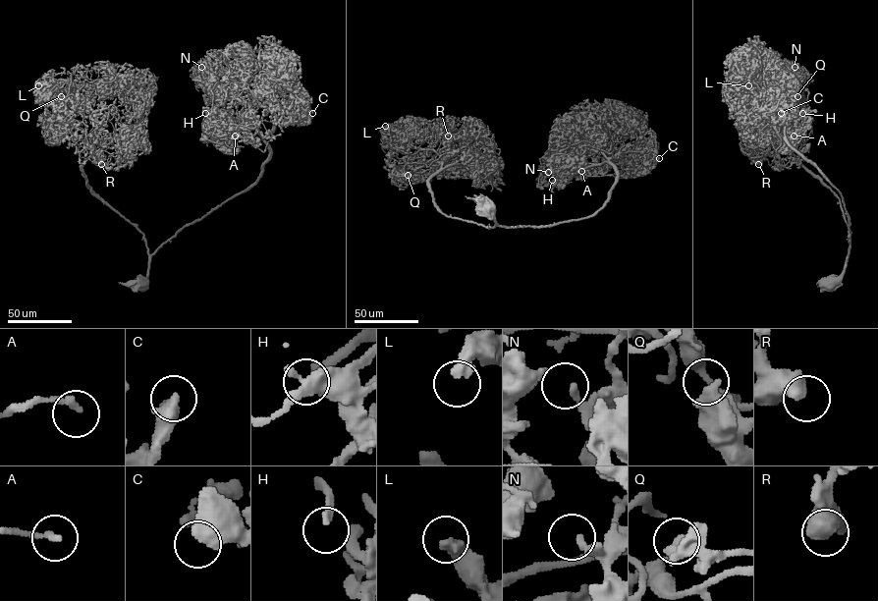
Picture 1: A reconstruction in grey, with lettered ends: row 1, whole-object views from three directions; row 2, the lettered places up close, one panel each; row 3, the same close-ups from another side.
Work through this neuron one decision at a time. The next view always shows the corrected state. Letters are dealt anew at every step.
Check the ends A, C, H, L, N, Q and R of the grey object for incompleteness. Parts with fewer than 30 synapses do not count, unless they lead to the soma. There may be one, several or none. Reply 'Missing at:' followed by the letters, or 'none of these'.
Missing at: none of these

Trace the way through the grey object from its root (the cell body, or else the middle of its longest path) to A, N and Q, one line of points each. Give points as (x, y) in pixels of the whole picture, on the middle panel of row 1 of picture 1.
A: (489, 209), (507, 226), (591, 217), (617, 171), (602, 162), (571, 173), (581, 171)
N: (489, 209), (507, 226), (587, 218), (604, 204), (617, 176), (608, 162), (566, 175), (564, 167), (548, 172)
Q: (489, 209), (494, 226), (446, 216), (435, 206), (431, 191), (429, 180), (441, 167), (432, 159), (408, 175)

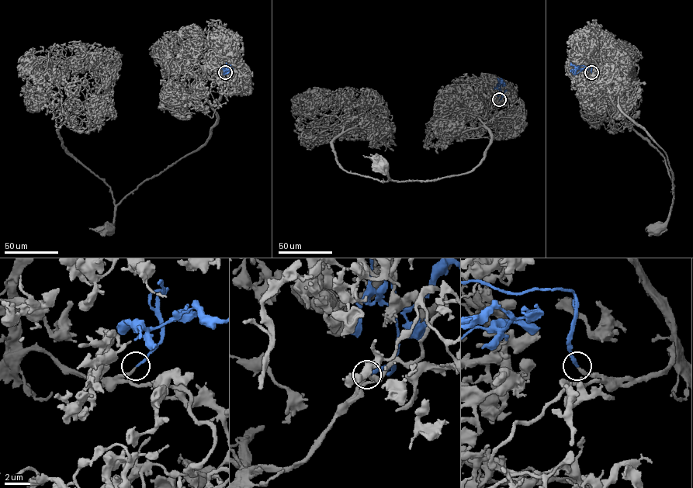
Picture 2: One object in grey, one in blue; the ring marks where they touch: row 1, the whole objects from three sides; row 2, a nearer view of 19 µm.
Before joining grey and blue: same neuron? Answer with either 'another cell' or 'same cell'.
same cell

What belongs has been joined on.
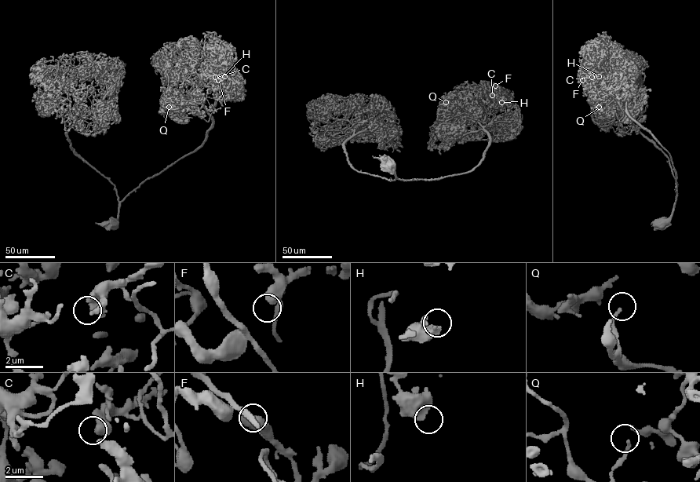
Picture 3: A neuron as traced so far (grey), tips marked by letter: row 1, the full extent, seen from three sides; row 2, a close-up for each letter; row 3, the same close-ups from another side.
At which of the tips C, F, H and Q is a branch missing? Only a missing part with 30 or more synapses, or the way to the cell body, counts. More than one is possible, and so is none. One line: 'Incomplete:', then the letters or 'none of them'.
Incomplete: Q

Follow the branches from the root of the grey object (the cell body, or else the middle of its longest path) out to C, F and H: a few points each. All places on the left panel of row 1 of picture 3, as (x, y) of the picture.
C: (114, 225), (126, 196), (202, 143), (213, 118), (202, 103), (209, 82), (219, 81), (222, 74), (215, 77)
F: (114, 225), (126, 196), (202, 143), (213, 118), (202, 103), (209, 82), (219, 81), (221, 74), (218, 80)
H: (114, 225), (126, 196), (202, 143), (213, 118), (202, 103), (209, 82), (224, 76)

